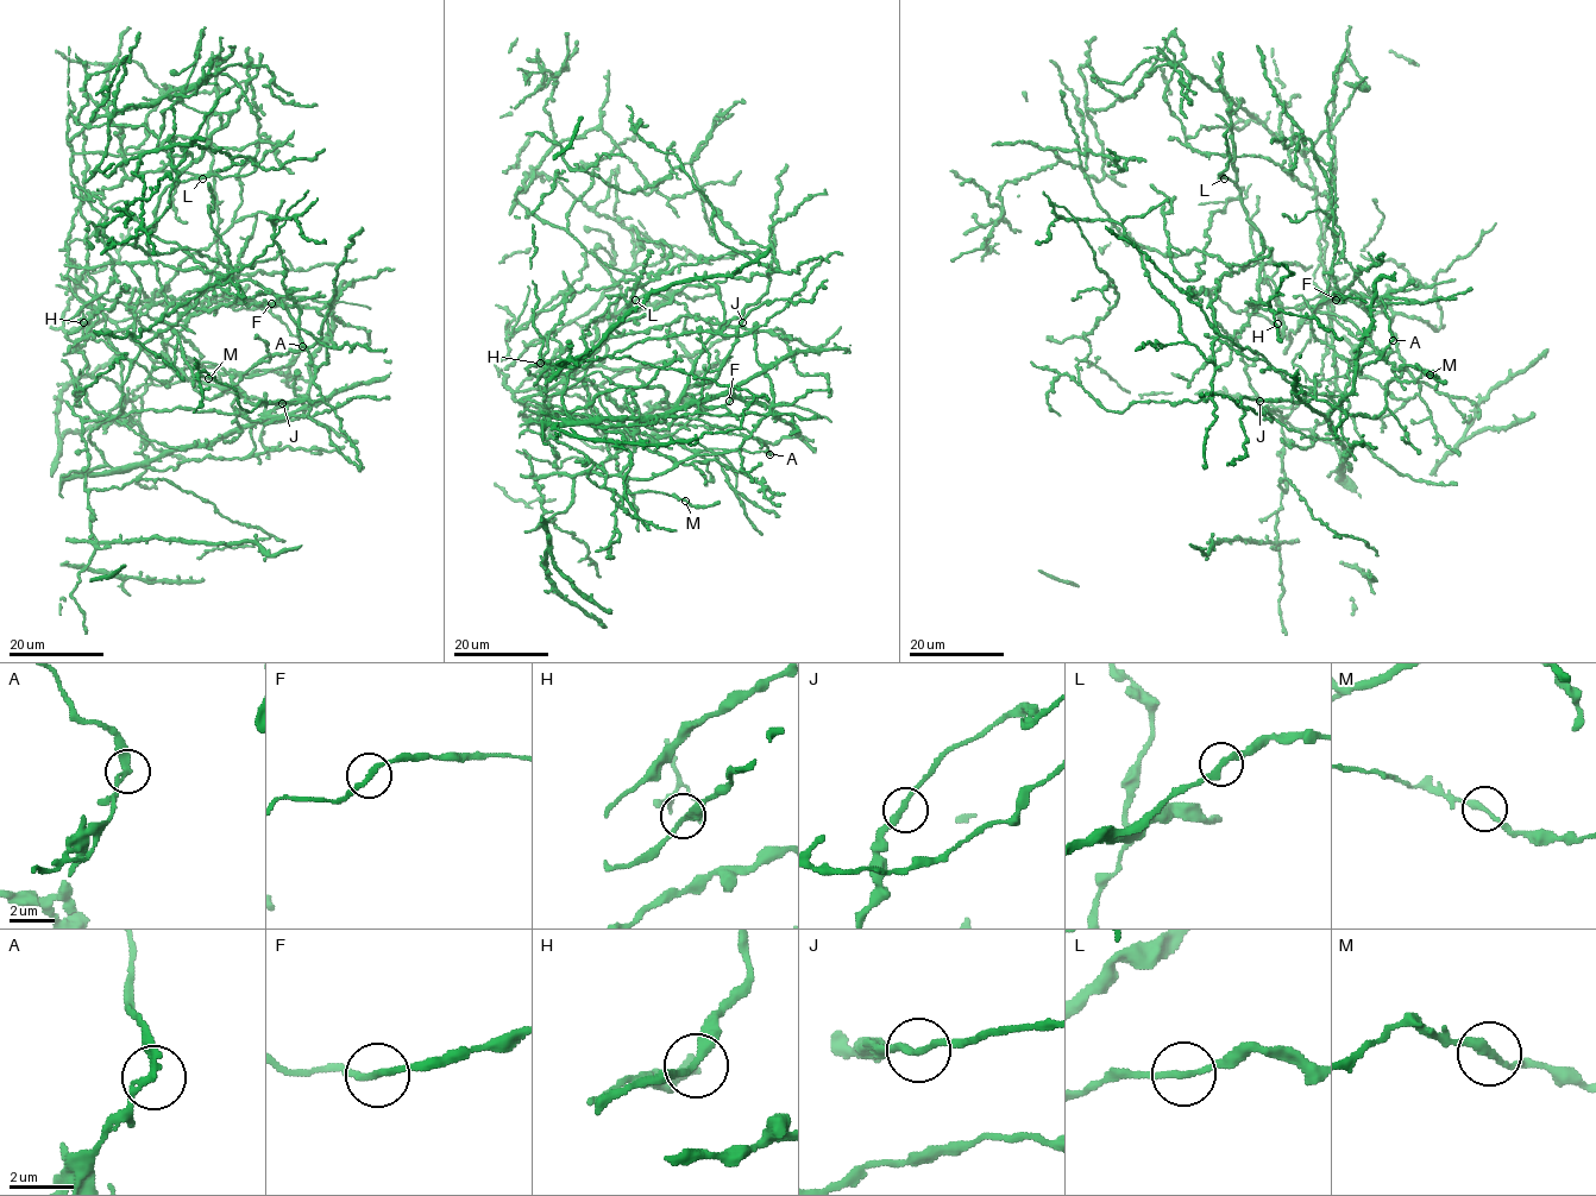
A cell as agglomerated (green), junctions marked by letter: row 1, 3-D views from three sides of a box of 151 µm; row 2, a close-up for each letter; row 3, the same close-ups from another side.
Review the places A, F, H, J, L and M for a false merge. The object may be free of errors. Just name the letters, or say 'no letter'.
A

